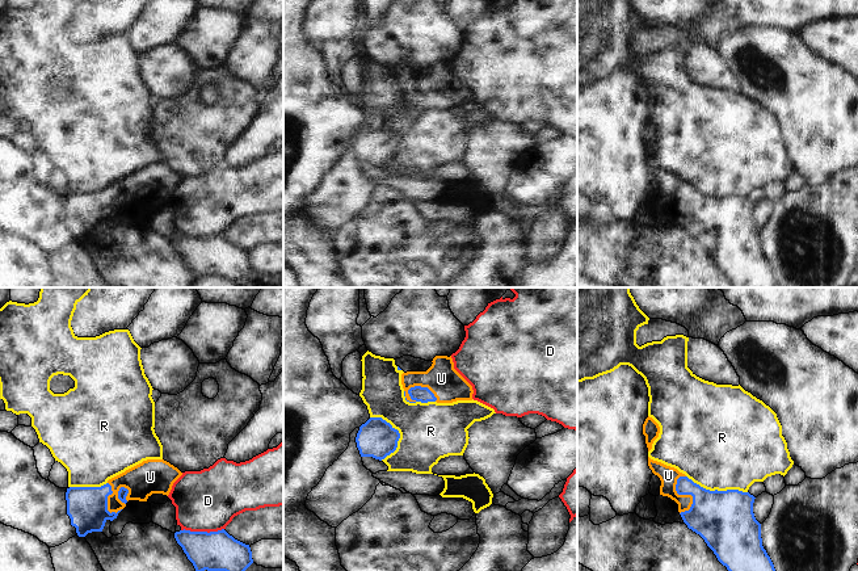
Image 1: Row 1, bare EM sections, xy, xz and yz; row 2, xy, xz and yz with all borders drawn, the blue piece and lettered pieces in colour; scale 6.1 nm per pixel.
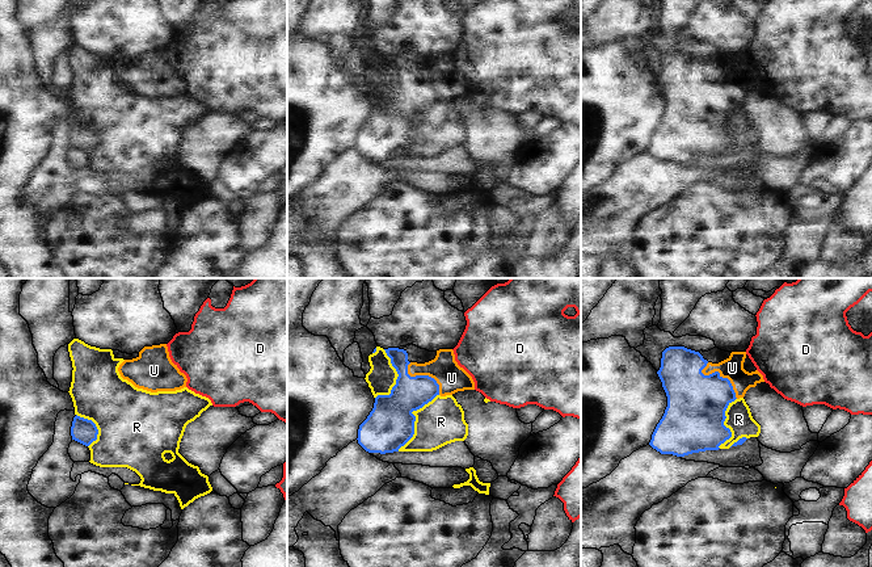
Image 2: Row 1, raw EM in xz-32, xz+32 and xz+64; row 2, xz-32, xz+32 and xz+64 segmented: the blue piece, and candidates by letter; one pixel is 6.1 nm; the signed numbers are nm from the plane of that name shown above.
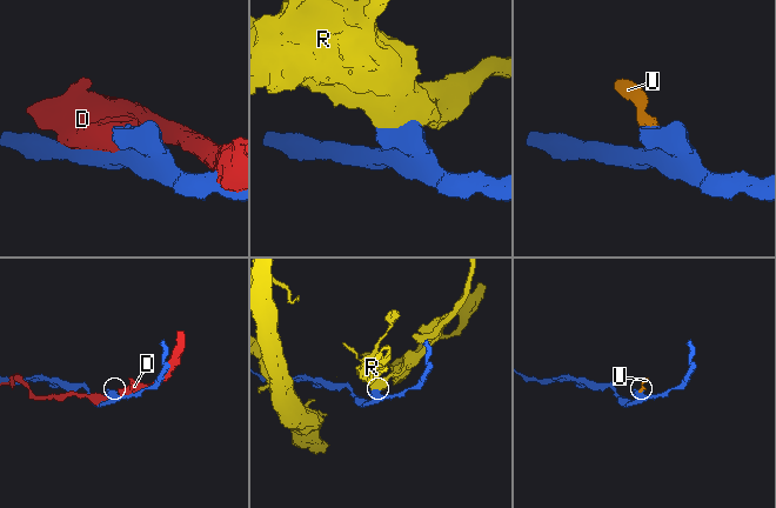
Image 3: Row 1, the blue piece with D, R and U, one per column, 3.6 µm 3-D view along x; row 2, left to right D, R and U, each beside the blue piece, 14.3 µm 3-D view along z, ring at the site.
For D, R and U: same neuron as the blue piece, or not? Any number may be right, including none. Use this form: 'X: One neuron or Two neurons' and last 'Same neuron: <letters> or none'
D: Two neurons
R: Two neurons
U: One neuron
Same neuron: U

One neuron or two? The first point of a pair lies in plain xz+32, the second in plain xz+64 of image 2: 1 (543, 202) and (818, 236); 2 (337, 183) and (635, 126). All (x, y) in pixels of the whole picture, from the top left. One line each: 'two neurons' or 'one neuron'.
1: two neurons
2: two neurons

